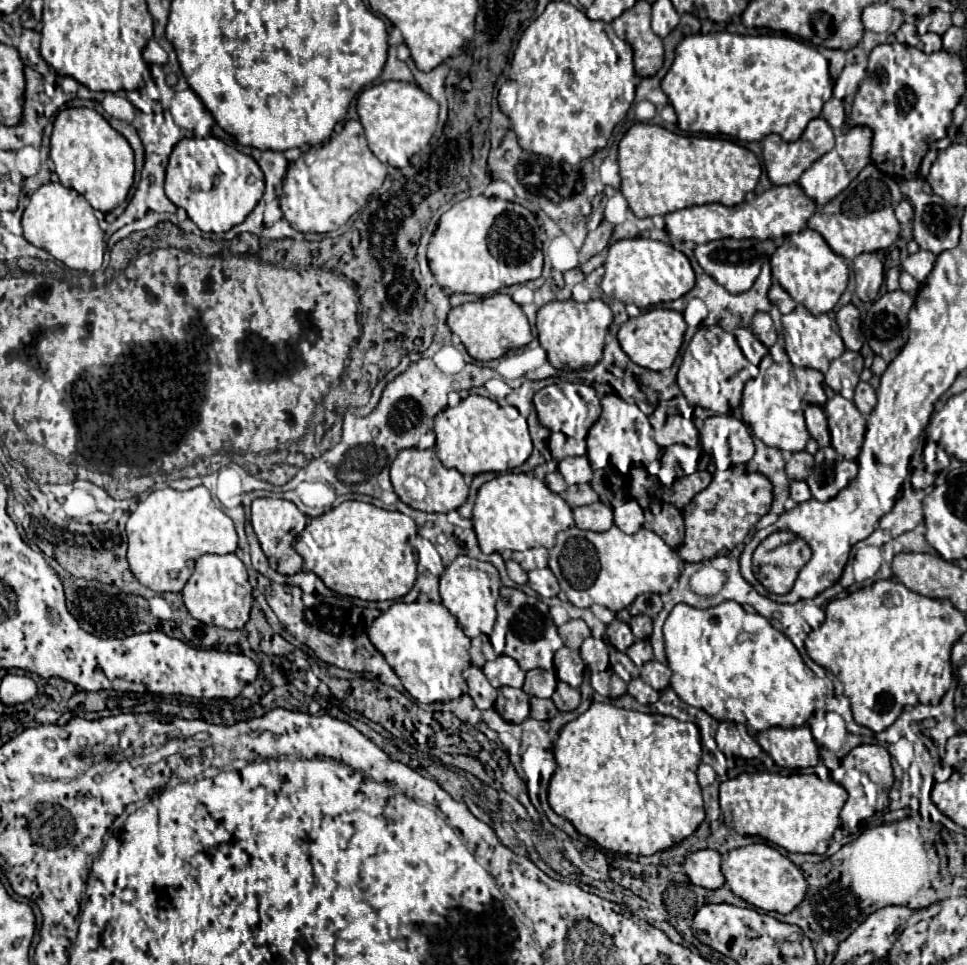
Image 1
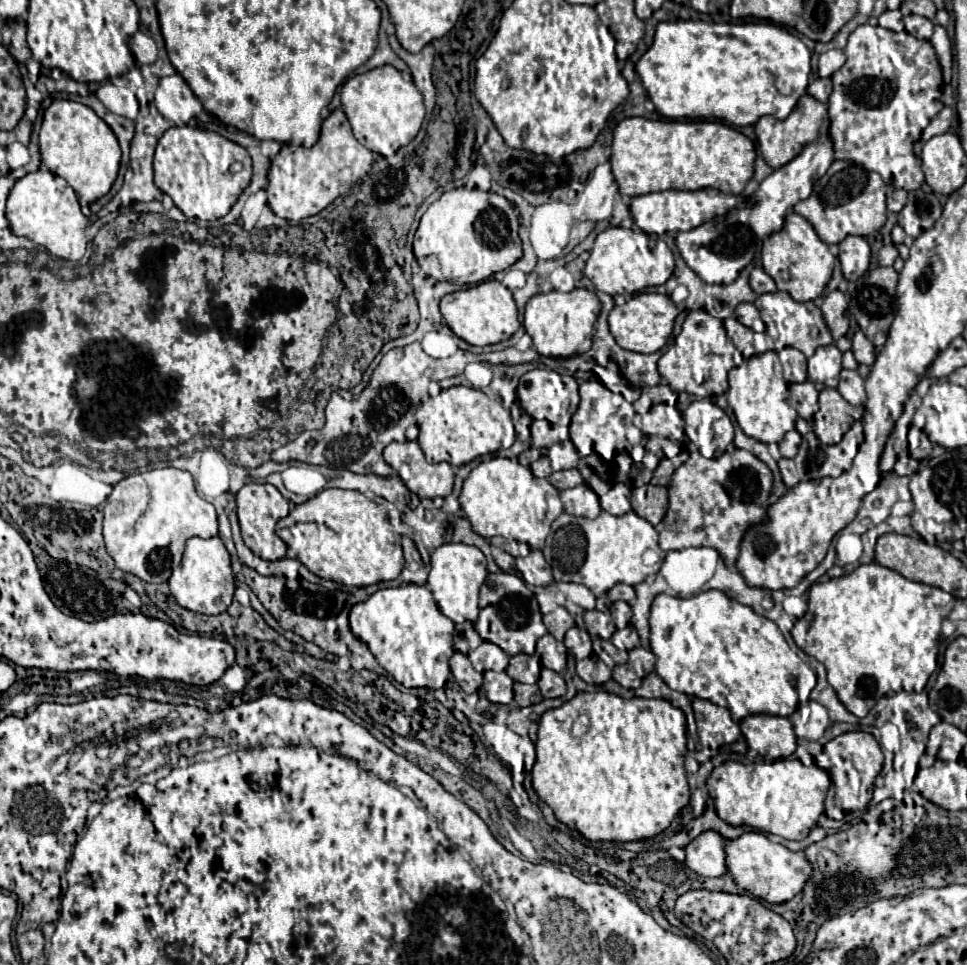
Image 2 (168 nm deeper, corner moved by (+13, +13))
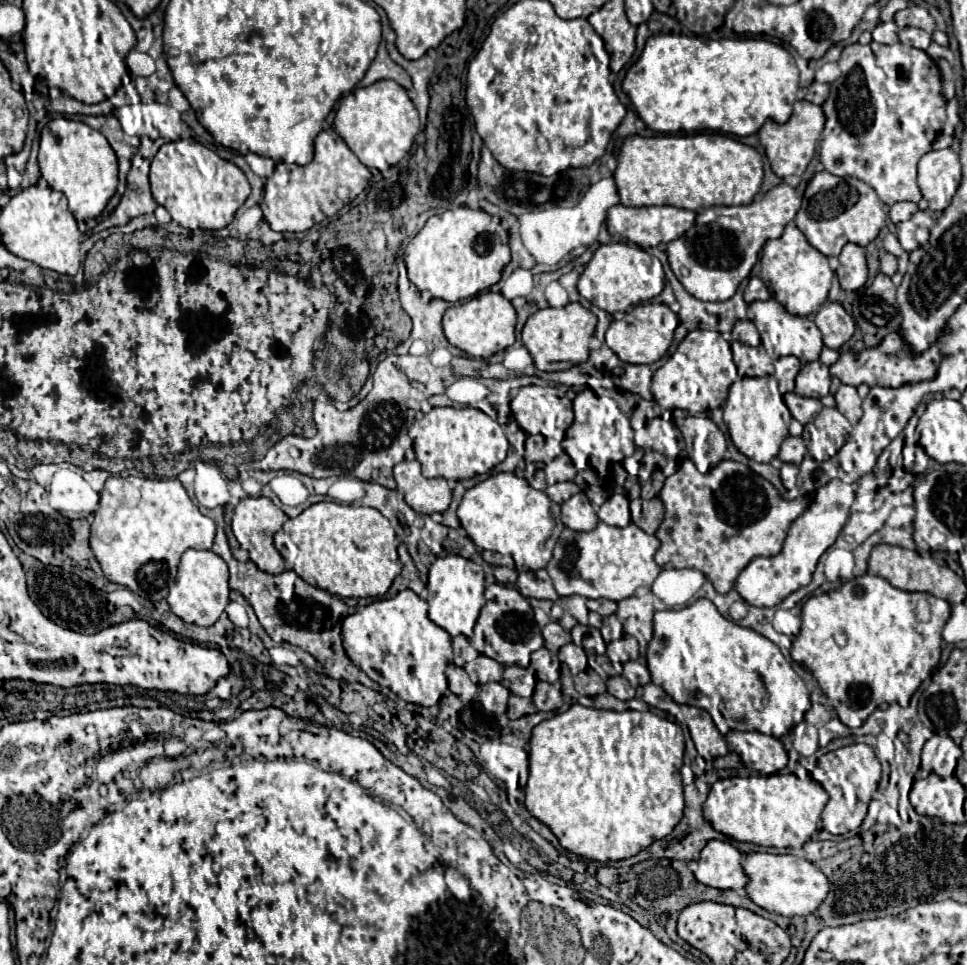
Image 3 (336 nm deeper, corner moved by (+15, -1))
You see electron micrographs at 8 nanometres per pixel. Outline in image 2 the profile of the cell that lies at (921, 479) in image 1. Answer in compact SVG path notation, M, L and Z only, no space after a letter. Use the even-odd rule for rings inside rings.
M898 457L896 465L894 465L894 471L898 475L912 475L916 469L918 469L918 463L914 459L910 459L910 457Z

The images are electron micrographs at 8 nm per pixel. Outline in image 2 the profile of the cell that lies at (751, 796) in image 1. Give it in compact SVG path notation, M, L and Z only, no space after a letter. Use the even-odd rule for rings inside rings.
M778 759L773 763L726 761L718 765L710 779L706 782L706 789L712 798L718 817L728 825L748 825L762 833L780 835L784 839L804 839L808 837L810 829L818 823L818 817L824 813L824 797L826 789L830 787L830 775L816 764L806 767L798 759Z

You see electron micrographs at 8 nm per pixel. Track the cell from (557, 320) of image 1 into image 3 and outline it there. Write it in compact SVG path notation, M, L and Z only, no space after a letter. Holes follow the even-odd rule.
M568 303L566 307L554 309L546 307L536 313L532 313L522 329L522 341L524 347L530 351L534 365L540 371L560 371L568 369L572 365L584 363L588 359L588 341L594 335L596 329L596 315L582 307L580 303Z

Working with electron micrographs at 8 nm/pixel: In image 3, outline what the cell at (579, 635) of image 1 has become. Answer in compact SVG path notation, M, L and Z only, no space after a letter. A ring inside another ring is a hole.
M550 621L548 625L544 625L542 627L542 635L544 635L544 647L548 651L552 651L552 653L556 653L562 645L566 645L566 643L572 641L570 633L566 633L560 627L560 623L556 623L556 621Z

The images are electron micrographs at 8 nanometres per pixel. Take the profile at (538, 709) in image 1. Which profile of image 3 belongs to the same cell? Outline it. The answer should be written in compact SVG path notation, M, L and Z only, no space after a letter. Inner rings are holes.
M512 695L510 701L508 701L508 717L510 719L518 719L522 715L530 715L534 713L536 707L530 699L524 699L524 697L518 697L518 695Z

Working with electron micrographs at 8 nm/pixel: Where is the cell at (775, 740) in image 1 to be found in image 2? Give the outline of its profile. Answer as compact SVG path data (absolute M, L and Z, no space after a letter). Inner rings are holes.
M750 715L740 721L740 729L750 749L764 759L784 759L796 751L796 735L788 717Z

